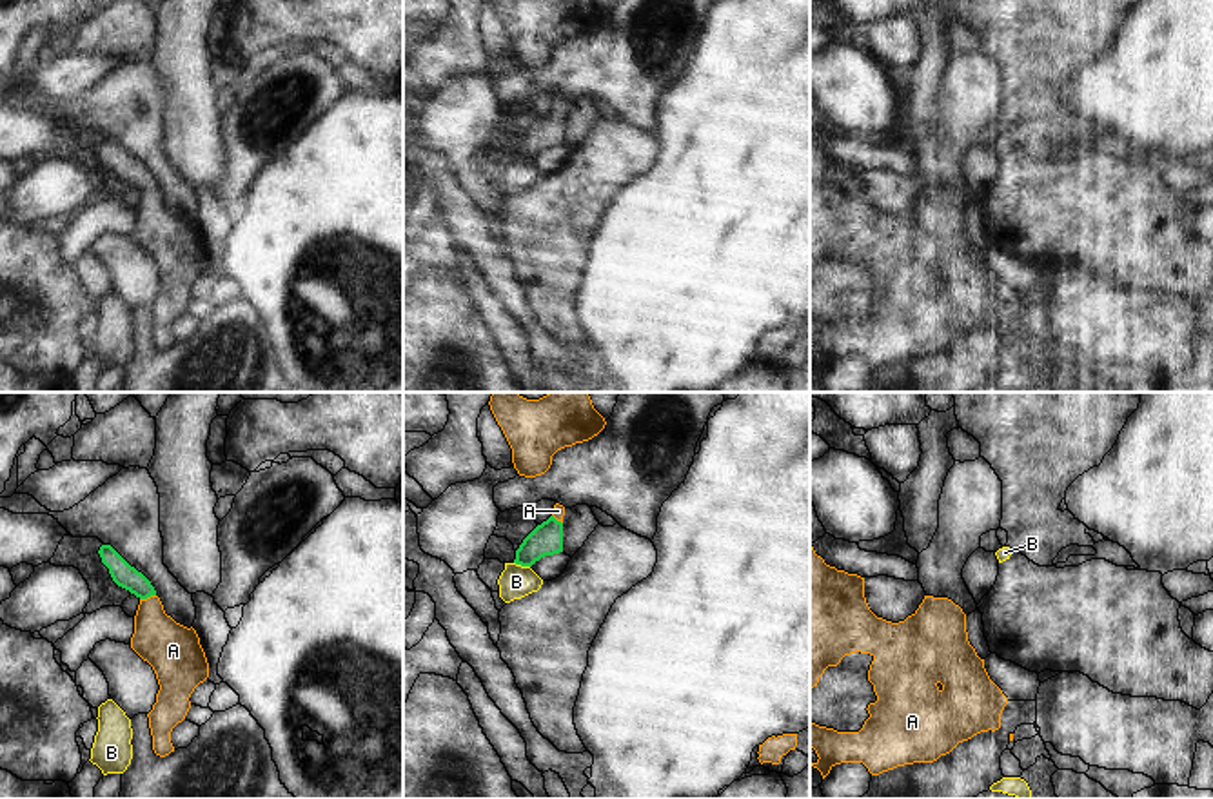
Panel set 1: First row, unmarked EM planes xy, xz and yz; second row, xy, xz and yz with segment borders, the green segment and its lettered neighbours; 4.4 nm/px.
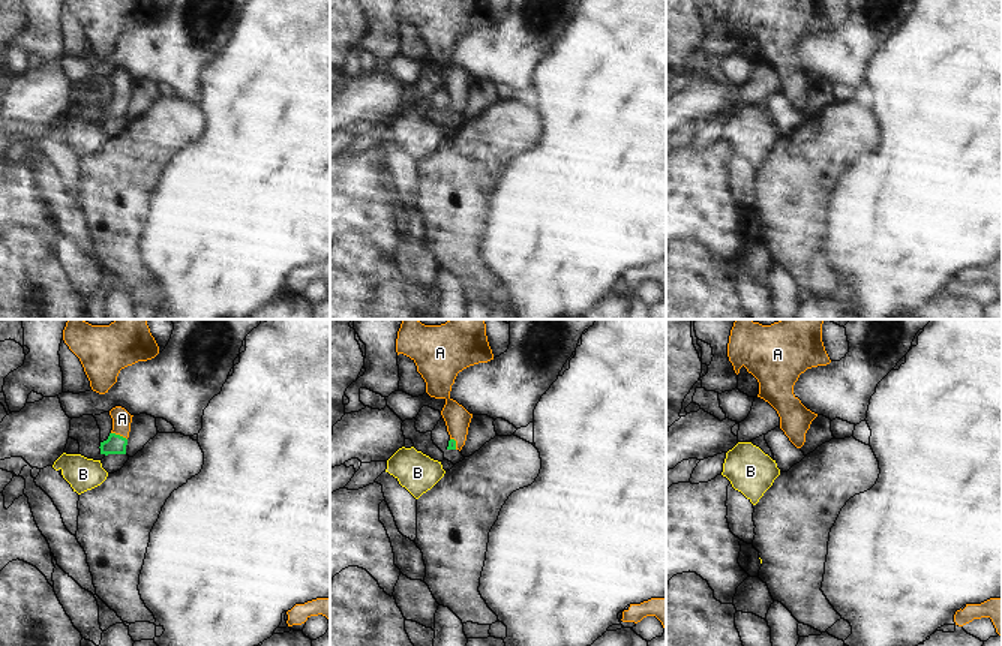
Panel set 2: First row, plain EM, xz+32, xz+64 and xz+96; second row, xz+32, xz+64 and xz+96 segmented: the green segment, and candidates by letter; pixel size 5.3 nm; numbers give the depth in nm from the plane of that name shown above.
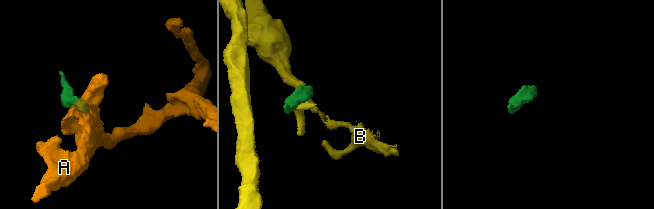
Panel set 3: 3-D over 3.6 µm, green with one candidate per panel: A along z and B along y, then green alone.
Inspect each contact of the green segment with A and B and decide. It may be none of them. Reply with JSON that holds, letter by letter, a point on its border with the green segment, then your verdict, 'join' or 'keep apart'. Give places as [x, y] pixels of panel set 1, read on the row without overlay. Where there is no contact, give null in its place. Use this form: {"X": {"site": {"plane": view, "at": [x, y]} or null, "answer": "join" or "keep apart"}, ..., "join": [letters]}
{"A": {"site": {"plane": "xy", "at": [147, 189]}, "answer": "join"}, "B": {"site": {"plane": "xz", "at": [522, 158]}, "answer": "keep apart"}, "join": ["A"]}

